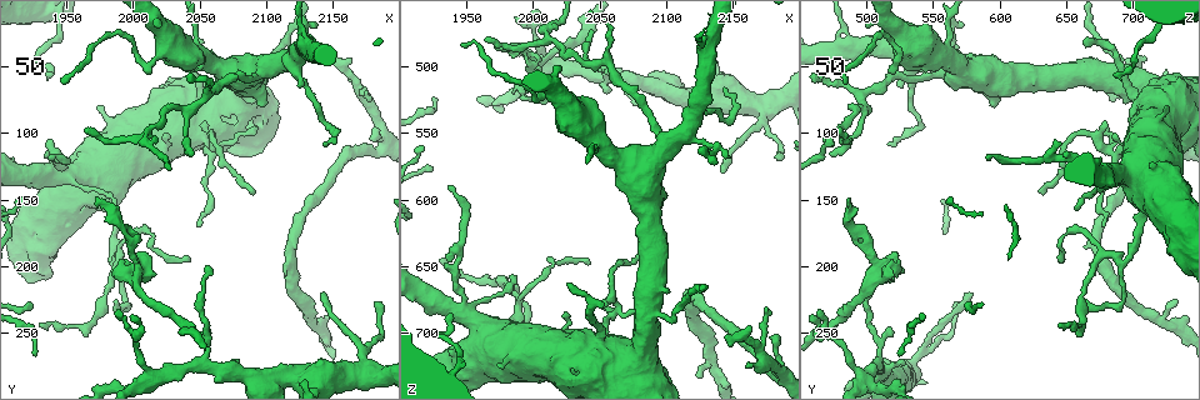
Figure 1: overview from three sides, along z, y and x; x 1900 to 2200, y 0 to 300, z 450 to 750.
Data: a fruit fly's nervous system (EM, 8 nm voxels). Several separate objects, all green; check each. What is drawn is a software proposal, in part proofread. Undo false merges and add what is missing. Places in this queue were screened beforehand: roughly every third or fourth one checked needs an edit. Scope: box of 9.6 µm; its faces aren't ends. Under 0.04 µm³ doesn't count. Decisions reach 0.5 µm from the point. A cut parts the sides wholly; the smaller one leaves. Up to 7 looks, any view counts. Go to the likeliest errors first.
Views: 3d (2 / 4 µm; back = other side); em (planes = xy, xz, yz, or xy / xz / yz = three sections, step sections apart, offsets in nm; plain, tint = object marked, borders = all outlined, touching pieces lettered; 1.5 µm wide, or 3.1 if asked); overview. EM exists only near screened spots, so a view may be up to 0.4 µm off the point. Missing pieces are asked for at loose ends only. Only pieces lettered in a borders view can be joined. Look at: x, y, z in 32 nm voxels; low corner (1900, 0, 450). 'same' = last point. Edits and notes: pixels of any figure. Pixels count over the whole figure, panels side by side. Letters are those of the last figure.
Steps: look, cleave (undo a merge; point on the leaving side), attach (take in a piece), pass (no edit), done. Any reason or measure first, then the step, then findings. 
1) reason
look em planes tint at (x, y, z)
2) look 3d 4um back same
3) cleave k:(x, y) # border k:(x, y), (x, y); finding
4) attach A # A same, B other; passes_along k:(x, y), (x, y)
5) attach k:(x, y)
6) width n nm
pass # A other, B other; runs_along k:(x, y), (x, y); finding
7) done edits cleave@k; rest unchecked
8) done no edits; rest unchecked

thin end
look em xz step 8 borders at (1972, 150, 486)

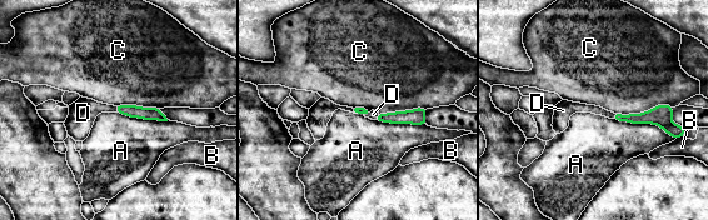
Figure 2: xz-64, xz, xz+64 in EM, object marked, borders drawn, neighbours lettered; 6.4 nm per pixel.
cut it another way
look em planes borders same

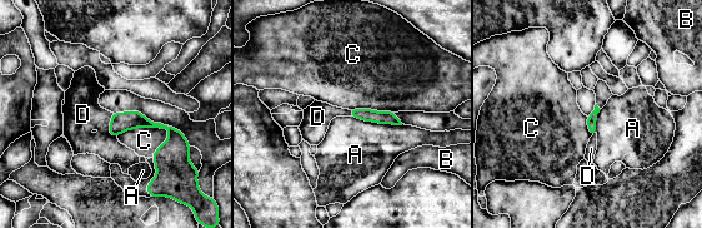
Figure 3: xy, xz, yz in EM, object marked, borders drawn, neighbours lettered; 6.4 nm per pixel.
attach D # A other, B other, C other, D same; the neuron continues

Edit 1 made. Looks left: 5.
look em planes plain at (2096, 80, 596)

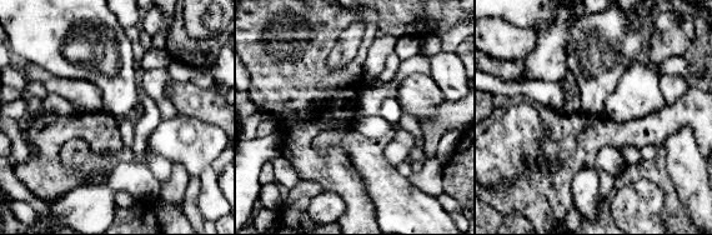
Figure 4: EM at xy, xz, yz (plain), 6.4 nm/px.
see the neighbours
look em planes borders same

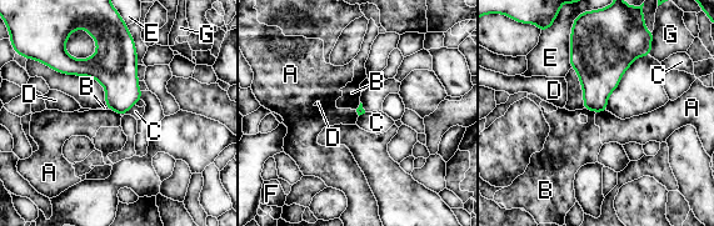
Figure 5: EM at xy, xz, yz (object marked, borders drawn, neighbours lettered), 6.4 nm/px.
pass # A other, B other, C other, D other, E other, F other, G other; border 5:(110, 109), (120, 115); no lettered piece goes on from it

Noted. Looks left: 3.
thin end
look 3d 2um at (2146, 36, 568)

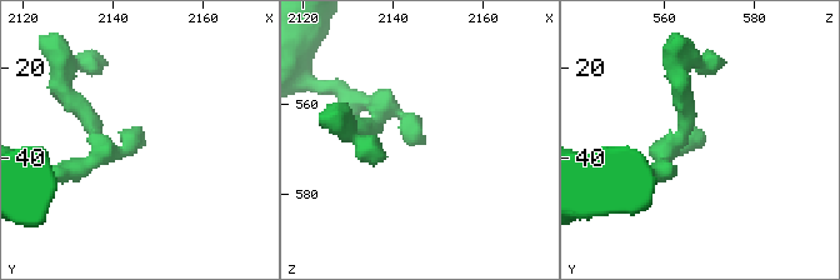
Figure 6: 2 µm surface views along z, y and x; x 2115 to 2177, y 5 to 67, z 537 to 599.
shape alone is not enough
look em xz step 8 borders at (2145, 36, 570)

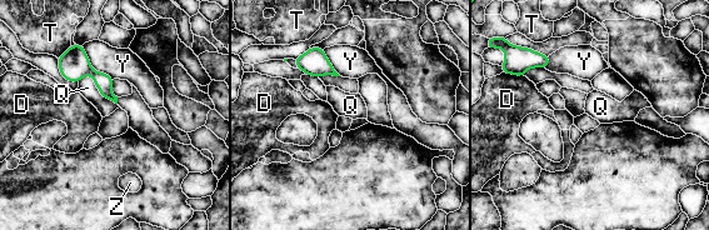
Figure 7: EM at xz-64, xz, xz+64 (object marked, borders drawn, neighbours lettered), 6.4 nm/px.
cut it another way
look em planes borders same

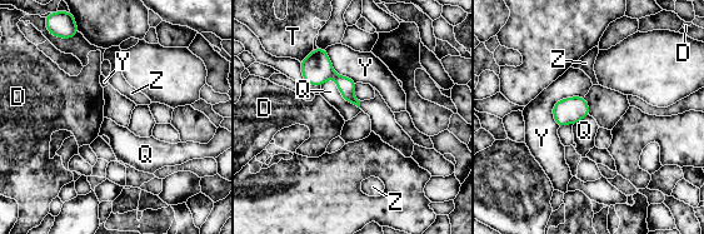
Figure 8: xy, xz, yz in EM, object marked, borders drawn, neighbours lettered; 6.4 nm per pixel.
pass # D other, Q other, T other, Y other, Z other; border 8:(321, 84), (331, 79), (359, 108); no lettered piece goes on from it

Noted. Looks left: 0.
done edits attach@3; rest unchecked

